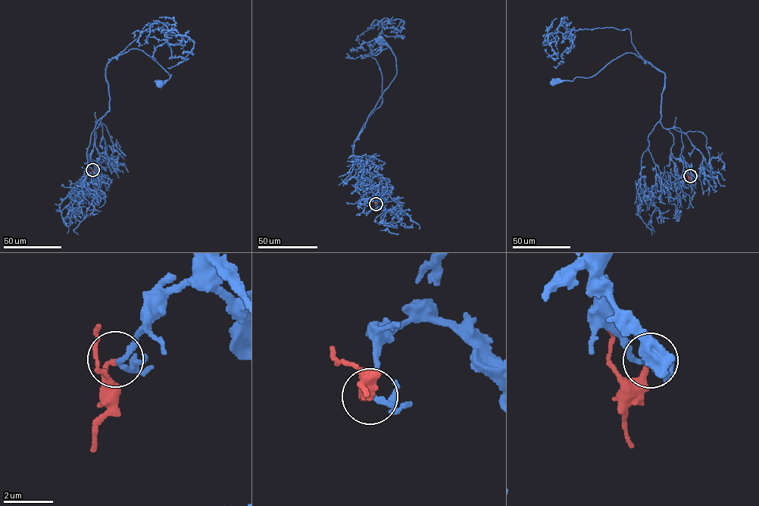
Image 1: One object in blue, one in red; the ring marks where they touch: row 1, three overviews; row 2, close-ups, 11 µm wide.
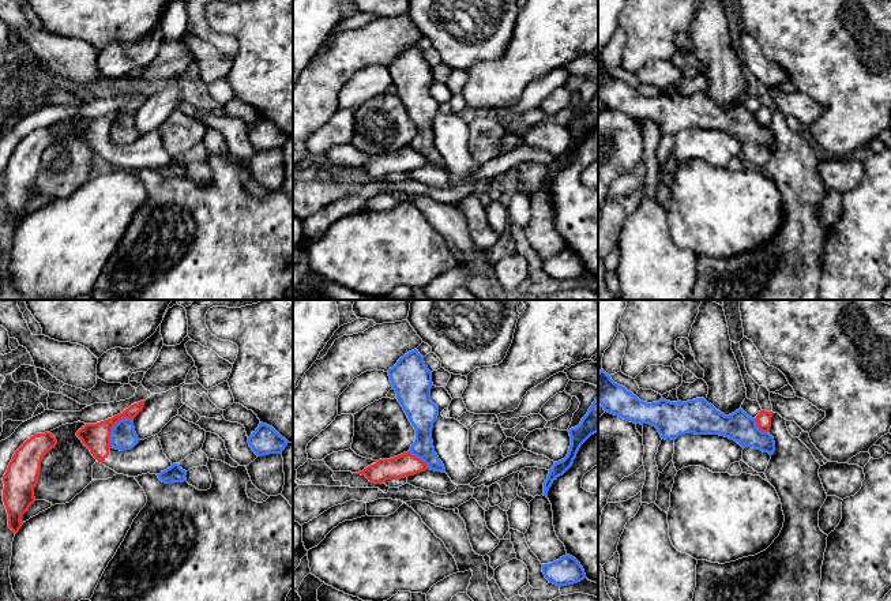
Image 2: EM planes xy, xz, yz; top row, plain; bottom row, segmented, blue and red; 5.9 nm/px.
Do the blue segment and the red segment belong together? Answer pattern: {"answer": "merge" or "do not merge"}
{"answer": "do not merge"}

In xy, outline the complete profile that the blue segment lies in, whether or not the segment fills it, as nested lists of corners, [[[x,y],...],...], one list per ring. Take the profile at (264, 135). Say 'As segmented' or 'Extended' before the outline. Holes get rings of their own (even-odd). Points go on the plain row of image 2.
As segmented. [[[260,117],[256,125],[248,132],[248,138],[257,151],[263,151],[270,149],[281,149],[289,136],[272,121]]]

